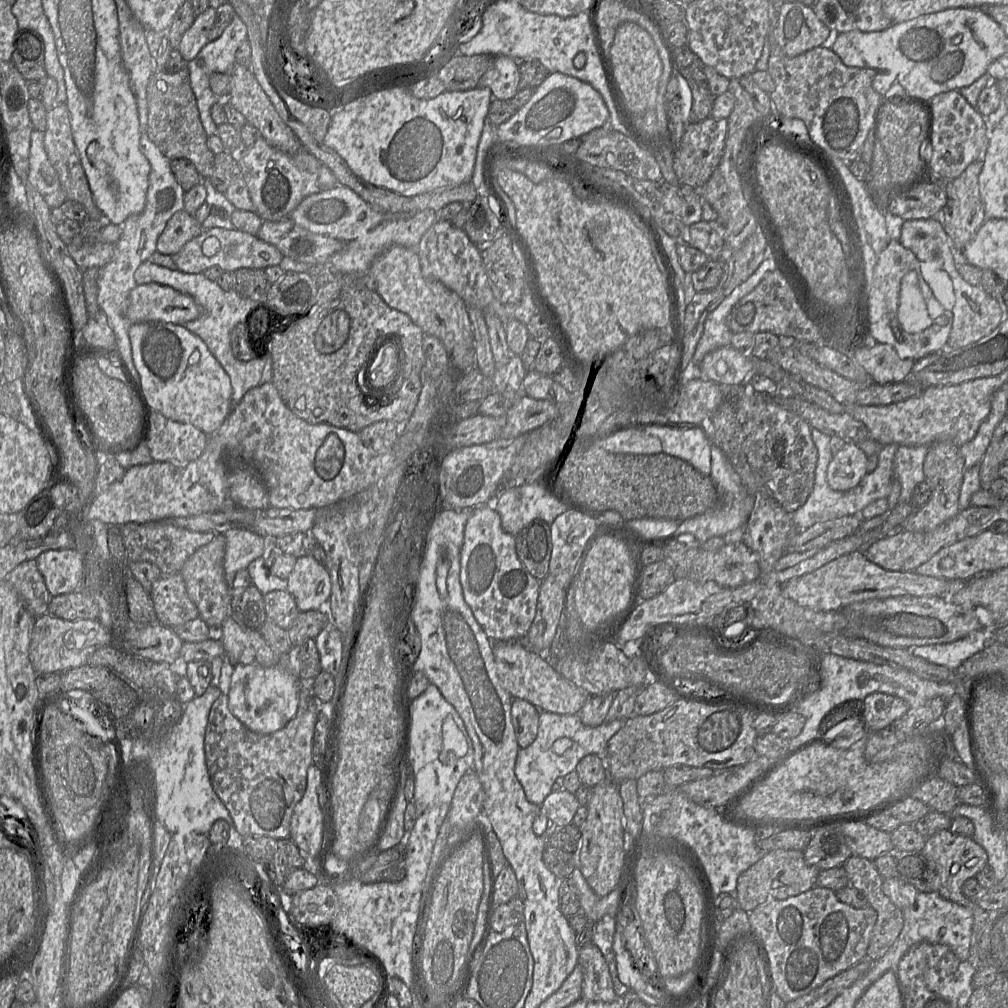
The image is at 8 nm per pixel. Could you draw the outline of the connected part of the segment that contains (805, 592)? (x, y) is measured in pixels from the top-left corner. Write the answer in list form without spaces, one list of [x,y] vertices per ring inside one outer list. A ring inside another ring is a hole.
[[[863,551],[836,558],[820,568],[782,584],[784,595],[802,607],[814,611],[840,610],[846,605],[871,599],[898,596],[948,597],[960,590],[967,580],[946,580],[920,575],[914,571],[895,572],[867,559]]]

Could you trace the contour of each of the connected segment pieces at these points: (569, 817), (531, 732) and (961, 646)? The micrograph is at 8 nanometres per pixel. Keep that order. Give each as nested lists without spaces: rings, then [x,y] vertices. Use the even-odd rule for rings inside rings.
[[[568,791],[552,792],[544,800],[541,811],[548,819],[548,826],[543,835],[538,835],[546,839],[546,846],[548,845],[548,838],[557,829],[572,823],[573,817],[580,806],[575,794]]]
[[[512,699],[511,717],[517,743],[521,749],[530,746],[537,737],[540,710],[522,699]]]
[[[980,629],[949,643],[931,644],[906,648],[917,657],[933,664],[956,671],[968,658],[982,651],[989,644],[989,631]]]

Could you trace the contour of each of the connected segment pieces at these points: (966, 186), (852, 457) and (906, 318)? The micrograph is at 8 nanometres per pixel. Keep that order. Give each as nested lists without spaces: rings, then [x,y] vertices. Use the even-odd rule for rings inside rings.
[[[976,160],[969,164],[957,178],[942,182],[947,198],[940,212],[940,220],[956,250],[963,250],[986,220],[984,204],[979,191],[979,174],[982,166],[983,161]]]
[[[845,443],[843,448],[833,455],[827,467],[827,482],[835,491],[848,491],[856,487],[867,474],[867,455],[853,443]]]
[[[914,270],[901,279],[897,317],[902,328],[910,334],[925,330],[933,322]]]

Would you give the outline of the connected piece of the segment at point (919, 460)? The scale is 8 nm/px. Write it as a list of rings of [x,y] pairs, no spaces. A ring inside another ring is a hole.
[[[898,446],[894,456],[894,474],[901,486],[899,503],[911,503],[914,488],[924,481],[923,463],[928,446]]]

